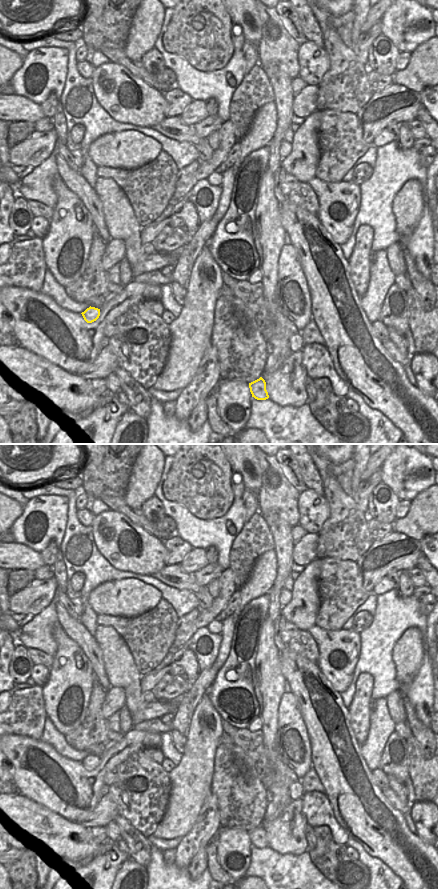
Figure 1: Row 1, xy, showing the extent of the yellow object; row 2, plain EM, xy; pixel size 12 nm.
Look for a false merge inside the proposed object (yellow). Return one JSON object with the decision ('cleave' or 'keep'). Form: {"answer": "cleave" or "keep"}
{"answer": "keep"}

